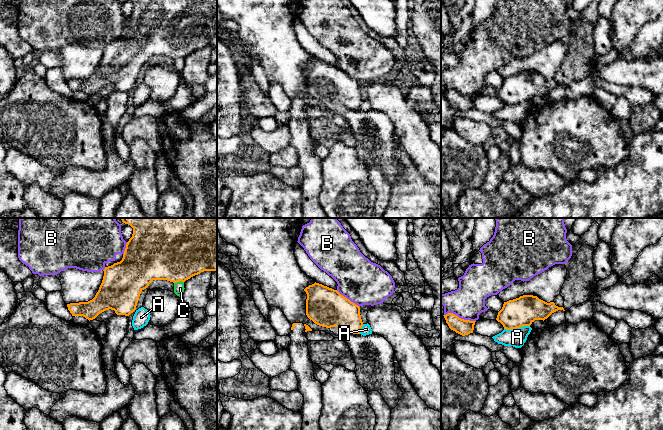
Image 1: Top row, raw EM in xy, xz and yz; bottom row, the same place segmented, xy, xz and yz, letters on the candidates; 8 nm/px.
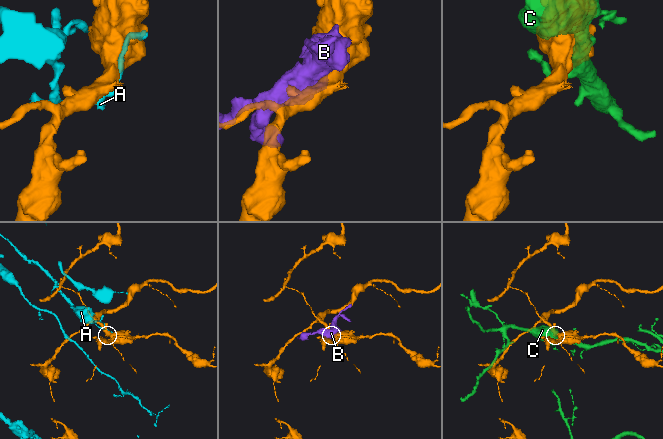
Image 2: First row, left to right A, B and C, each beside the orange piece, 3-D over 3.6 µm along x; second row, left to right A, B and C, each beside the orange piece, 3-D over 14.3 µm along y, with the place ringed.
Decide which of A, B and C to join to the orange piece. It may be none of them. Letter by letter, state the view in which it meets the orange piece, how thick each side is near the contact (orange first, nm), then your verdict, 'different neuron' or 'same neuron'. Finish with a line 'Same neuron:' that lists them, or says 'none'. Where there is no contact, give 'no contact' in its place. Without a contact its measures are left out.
A: yz | 240/140 nm | different neuron
B: yz | 130/280 nm | different neuron
C: xy | 460/80 nm | different neuron
Same neuron: none

